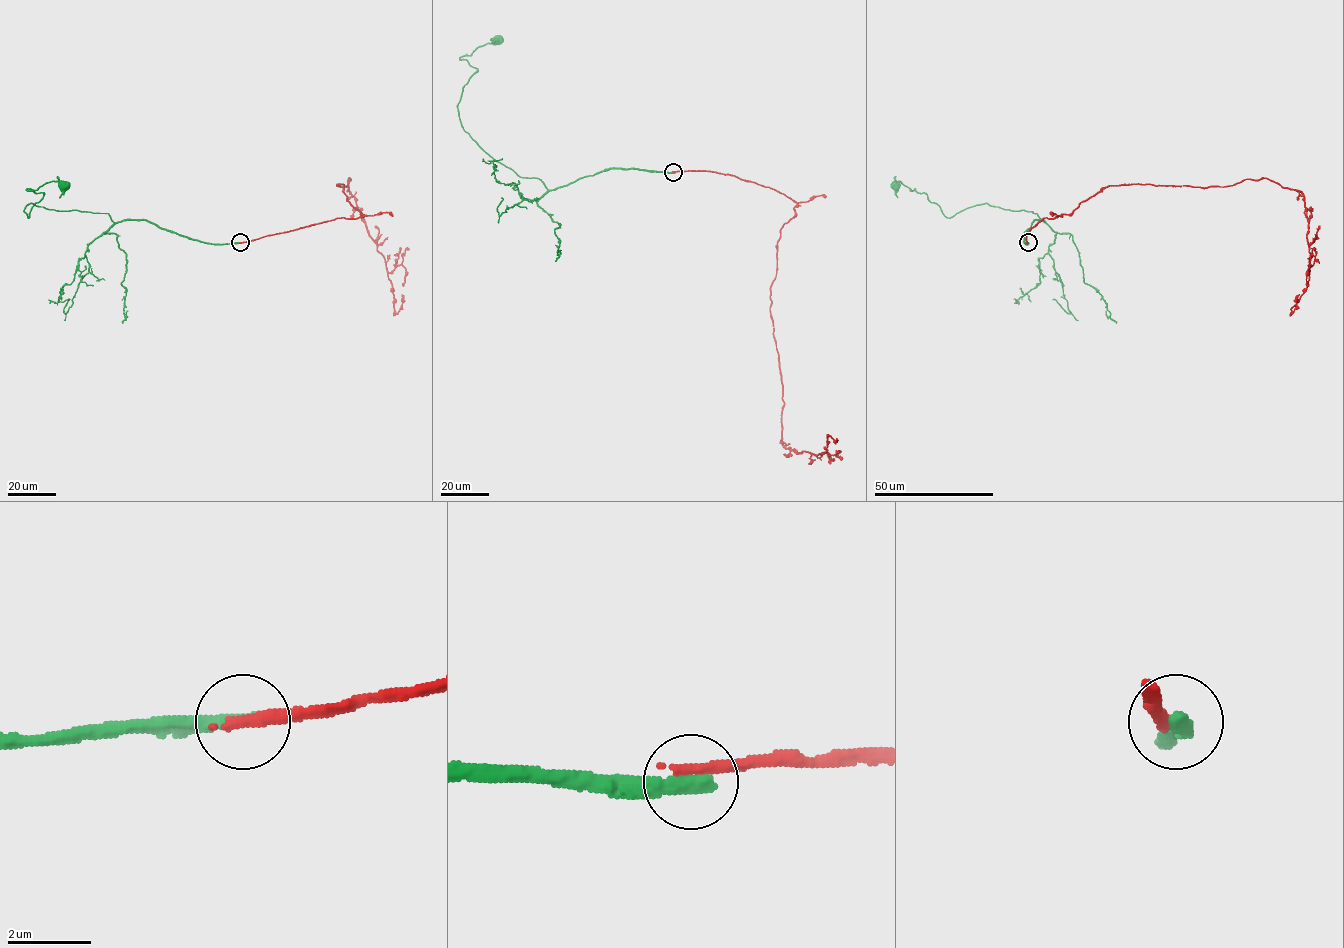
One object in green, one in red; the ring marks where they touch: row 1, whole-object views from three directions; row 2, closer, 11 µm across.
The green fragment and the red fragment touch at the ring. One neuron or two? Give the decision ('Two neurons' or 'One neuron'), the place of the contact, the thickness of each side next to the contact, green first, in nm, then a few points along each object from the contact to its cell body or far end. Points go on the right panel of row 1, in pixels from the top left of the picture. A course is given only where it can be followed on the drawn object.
Two neurons. Place: (1028, 242). Thickness 440 nm (green) against 320 nm. Course of green: (1028, 243), (1034, 220), (1045, 222), (1033, 212), (985, 203), (946, 218), (926, 194), (895, 186). Course of red: (1027, 243), (1044, 218), (1110, 185), (1266, 177), (1303, 195), (1309, 278), (1291, 313), (1299, 294)

